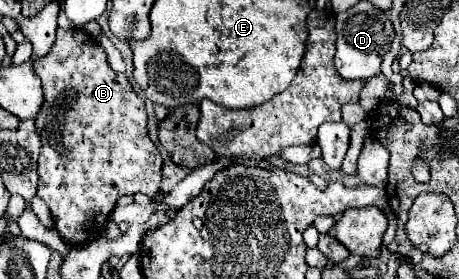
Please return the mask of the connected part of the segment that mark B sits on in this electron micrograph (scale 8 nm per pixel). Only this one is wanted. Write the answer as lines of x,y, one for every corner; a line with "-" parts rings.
57,28
55,44
49,54
33,60
33,70
41,78
45,94
45,104
35,118
41,138
37,196
47,202
55,228
65,242
71,246
87,244
105,234
109,216
121,196
135,192
155,195
161,180
161,154
147,136
147,112
141,96
135,94
125,74
115,74
105,50
87,32

